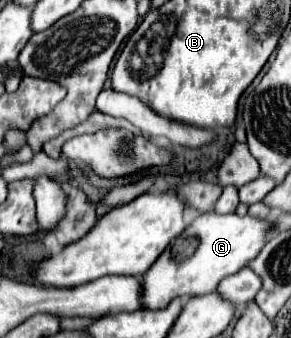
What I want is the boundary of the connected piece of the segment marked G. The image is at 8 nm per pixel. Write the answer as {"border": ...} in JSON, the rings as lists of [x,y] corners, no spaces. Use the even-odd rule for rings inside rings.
{"border":[[[236,213],[230,215],[198,215],[186,229],[184,235],[178,235],[160,259],[146,271],[144,277],[140,277],[140,283],[144,283],[144,307],[160,309],[168,307],[168,303],[176,297],[196,297],[214,293],[218,283],[246,267],[248,261],[252,261],[264,243],[270,239],[270,221],[254,219],[250,215],[238,217]],[[200,237],[200,245],[198,245]]]}

